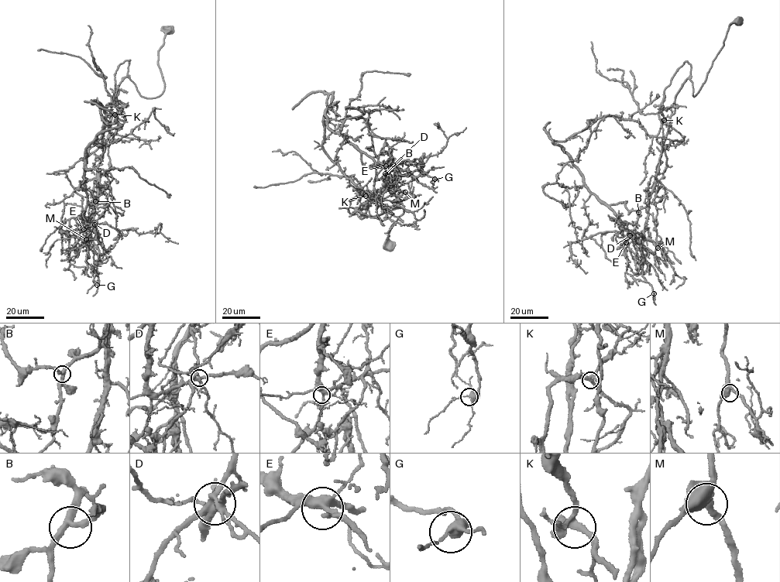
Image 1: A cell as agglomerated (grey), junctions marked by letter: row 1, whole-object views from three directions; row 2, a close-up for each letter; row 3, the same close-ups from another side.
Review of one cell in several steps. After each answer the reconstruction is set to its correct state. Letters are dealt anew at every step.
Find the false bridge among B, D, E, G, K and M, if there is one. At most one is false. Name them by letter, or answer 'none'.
D

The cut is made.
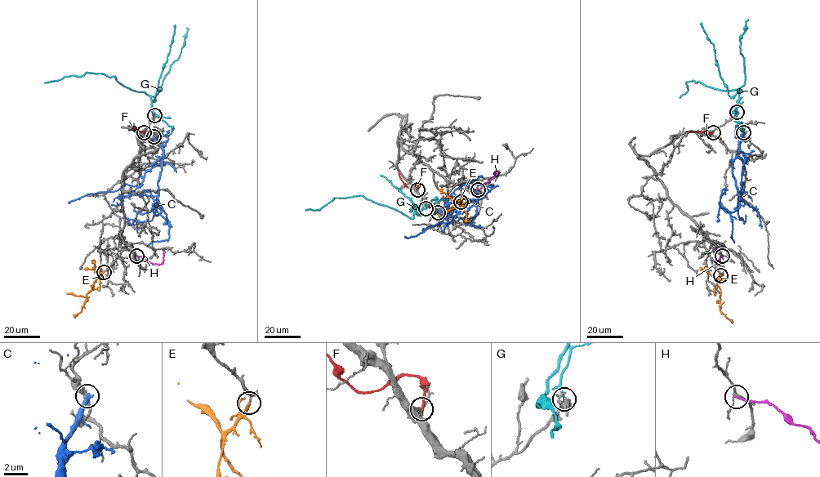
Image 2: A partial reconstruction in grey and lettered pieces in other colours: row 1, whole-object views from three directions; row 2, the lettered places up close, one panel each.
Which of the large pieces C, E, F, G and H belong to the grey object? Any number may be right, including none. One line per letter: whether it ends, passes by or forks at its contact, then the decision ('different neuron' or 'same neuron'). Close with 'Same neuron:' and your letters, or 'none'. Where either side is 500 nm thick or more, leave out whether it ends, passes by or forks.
C: it ends there; different neuron
E: it ends there; different neuron
F: it ends there; different neuron
G: it ends there; different neuron
H: it ends there; different neuron
Same neuron: none

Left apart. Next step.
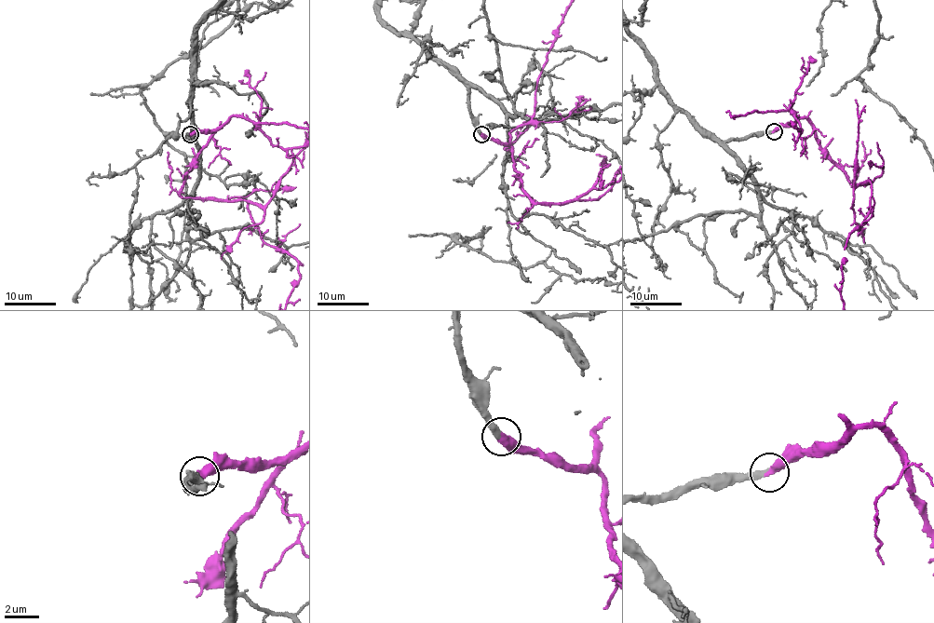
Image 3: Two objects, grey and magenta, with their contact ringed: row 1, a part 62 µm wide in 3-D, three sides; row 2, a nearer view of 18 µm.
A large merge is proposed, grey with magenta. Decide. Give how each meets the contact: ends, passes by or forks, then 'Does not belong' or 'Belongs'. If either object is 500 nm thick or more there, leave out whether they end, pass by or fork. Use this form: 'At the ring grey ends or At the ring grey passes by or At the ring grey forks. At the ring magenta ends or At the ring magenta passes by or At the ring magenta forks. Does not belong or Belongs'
At the ring grey ends. At the ring magenta ends. Belongs

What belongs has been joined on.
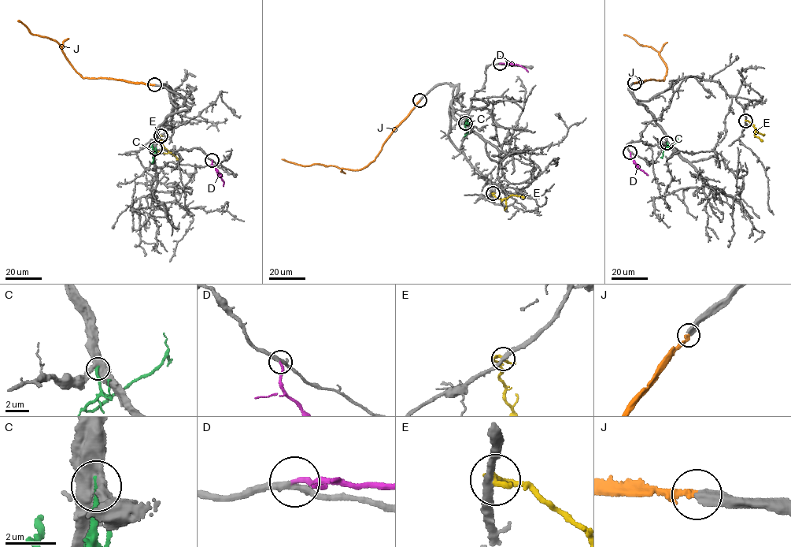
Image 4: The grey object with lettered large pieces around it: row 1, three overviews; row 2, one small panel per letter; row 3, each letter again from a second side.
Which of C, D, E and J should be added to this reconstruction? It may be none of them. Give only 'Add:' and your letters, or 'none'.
Add: D, J

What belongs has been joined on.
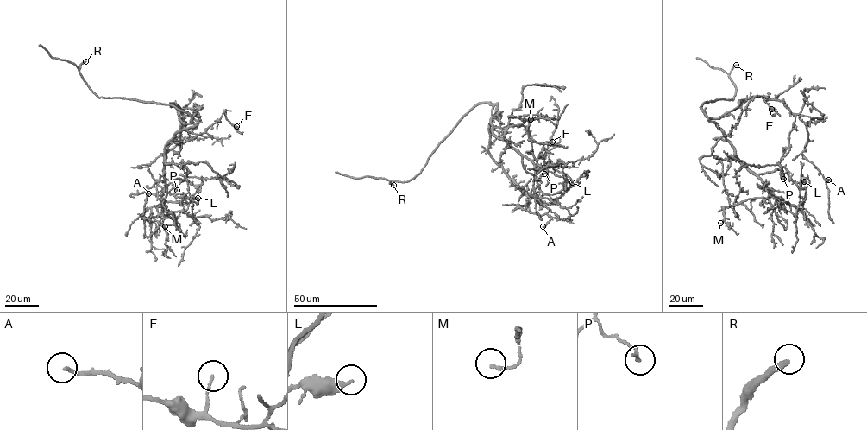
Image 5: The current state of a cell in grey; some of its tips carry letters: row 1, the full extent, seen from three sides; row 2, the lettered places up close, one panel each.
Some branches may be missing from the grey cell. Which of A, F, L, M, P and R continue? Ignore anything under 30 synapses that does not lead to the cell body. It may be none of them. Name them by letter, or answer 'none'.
R

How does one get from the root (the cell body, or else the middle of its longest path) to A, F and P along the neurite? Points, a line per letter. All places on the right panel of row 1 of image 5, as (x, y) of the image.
A: (708, 119), (719, 119), (752, 97), (781, 100), (806, 125), (807, 141), (801, 154), (825, 180), (828, 180)
F: (708, 119), (716, 123), (725, 135), (729, 135), (749, 101), (757, 96), (771, 109)
P: (708, 119), (716, 123), (734, 149), (736, 157), (746, 167), (757, 174), (784, 167), (787, 171), (783, 179)

